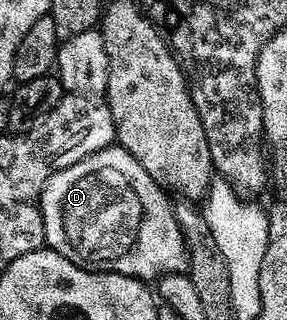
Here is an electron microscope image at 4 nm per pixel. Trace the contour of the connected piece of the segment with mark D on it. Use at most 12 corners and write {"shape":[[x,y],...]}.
{"shape":[[125,147],[54,171],[45,247],[89,271],[182,274],[174,206]]}

